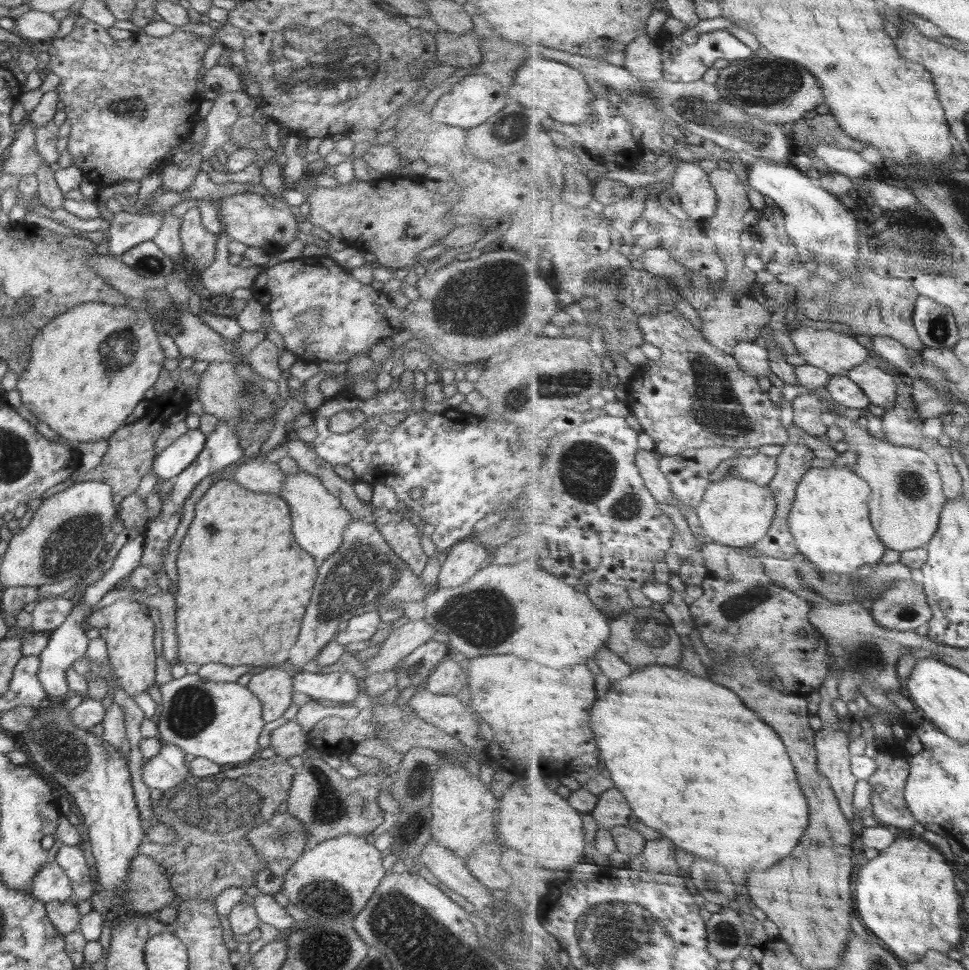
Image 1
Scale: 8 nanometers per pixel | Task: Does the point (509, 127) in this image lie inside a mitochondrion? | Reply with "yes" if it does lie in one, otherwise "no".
yes

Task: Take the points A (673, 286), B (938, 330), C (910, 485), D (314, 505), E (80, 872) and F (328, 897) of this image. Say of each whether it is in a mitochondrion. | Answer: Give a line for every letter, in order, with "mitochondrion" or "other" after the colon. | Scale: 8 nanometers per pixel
A: other
B: mitochondrion
C: mitochondrion
D: other
E: other
F: mitochondrion

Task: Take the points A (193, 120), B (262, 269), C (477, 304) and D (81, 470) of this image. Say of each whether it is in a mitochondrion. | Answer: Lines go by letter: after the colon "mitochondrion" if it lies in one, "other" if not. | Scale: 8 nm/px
A: other
B: other
C: mitochondrion
D: other

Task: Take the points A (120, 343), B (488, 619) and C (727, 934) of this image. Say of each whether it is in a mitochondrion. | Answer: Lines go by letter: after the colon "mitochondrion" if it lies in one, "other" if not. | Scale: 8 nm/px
A: mitochondrion
B: mitochondrion
C: mitochondrion

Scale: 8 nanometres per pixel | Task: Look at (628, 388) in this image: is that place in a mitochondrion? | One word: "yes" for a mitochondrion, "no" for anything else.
no

